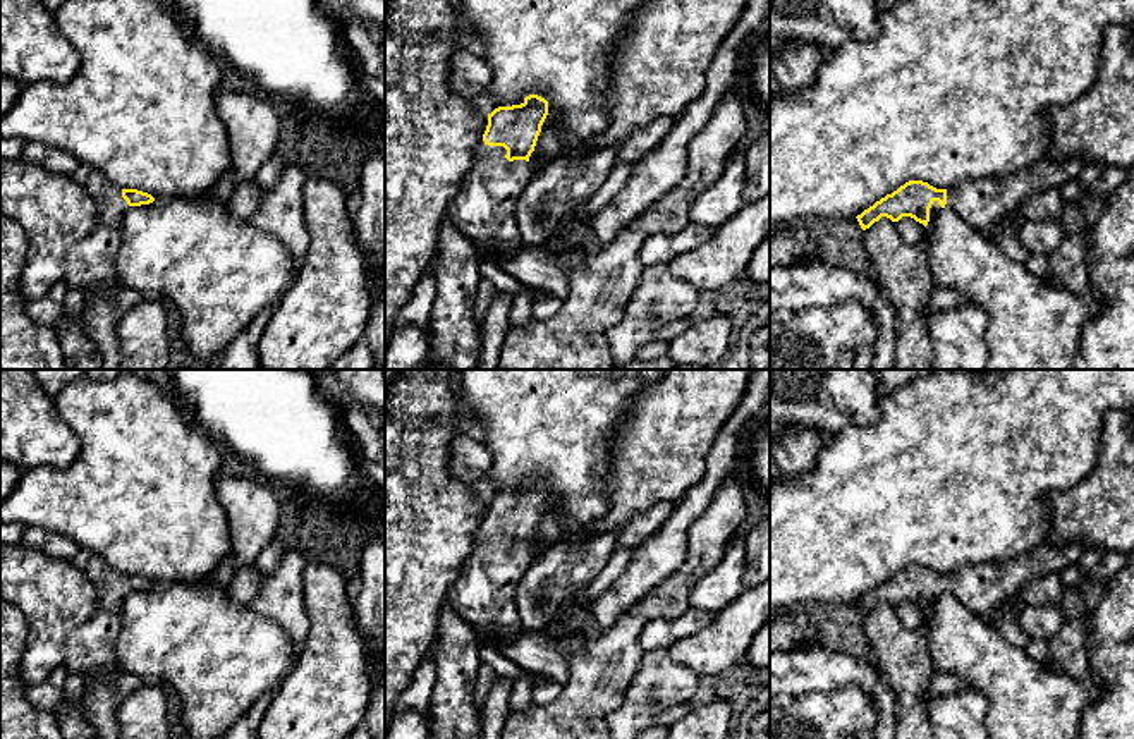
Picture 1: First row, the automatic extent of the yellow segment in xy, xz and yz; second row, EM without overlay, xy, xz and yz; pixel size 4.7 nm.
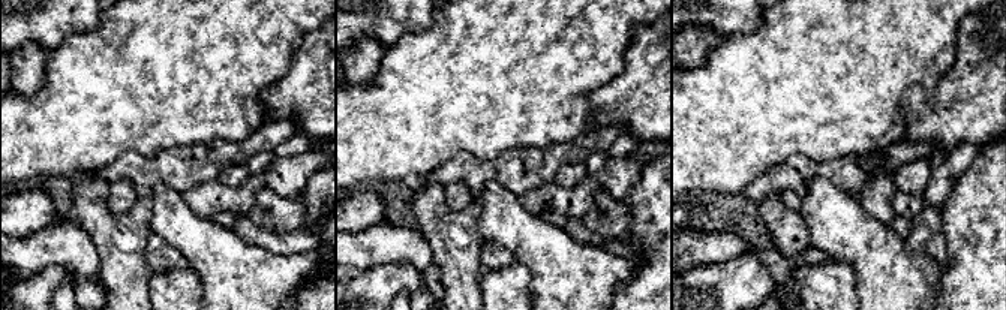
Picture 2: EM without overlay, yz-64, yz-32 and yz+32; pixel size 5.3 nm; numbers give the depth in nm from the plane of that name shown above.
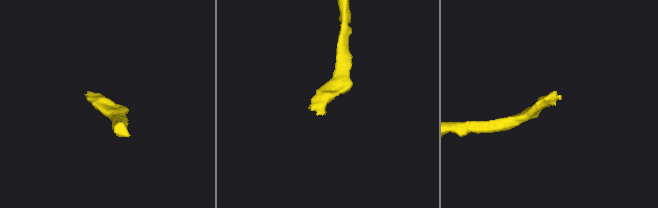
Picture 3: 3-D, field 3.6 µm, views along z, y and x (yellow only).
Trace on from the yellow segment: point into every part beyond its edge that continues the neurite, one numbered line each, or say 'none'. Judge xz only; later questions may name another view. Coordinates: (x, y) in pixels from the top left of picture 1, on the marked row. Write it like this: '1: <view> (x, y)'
1: xz (483, 210)

